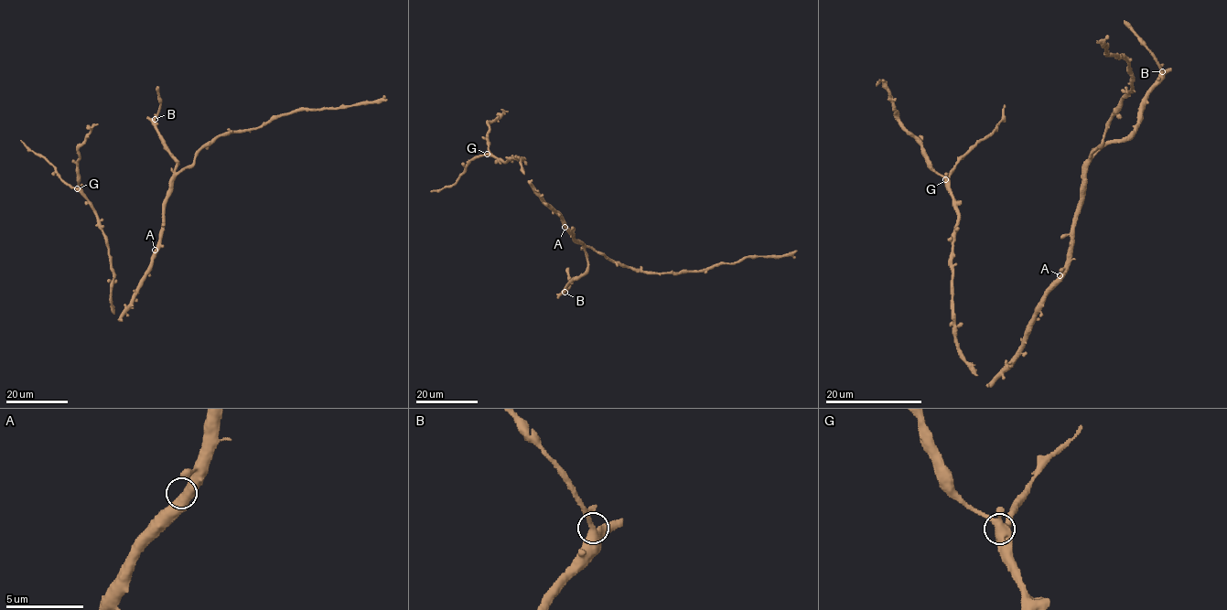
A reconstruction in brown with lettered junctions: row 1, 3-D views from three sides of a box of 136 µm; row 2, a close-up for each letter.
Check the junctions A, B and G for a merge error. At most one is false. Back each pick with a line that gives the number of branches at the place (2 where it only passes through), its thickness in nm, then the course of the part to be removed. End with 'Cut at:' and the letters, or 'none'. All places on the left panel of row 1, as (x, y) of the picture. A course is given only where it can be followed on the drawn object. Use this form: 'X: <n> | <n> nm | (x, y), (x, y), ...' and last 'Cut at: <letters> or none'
B: 2 | 460 nm | (154, 119), (160, 104), (157, 87)
Cut at: B

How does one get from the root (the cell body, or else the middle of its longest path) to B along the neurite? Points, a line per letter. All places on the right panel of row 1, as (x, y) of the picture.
B: (1062, 279), (1084, 167), (1101, 148), (1124, 140), (1135, 129), (1140, 105), (1162, 71)

